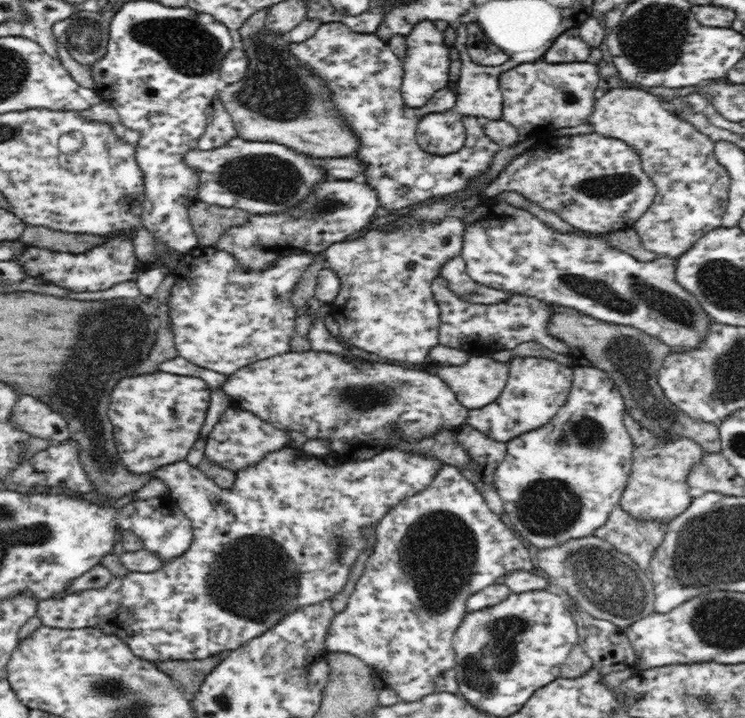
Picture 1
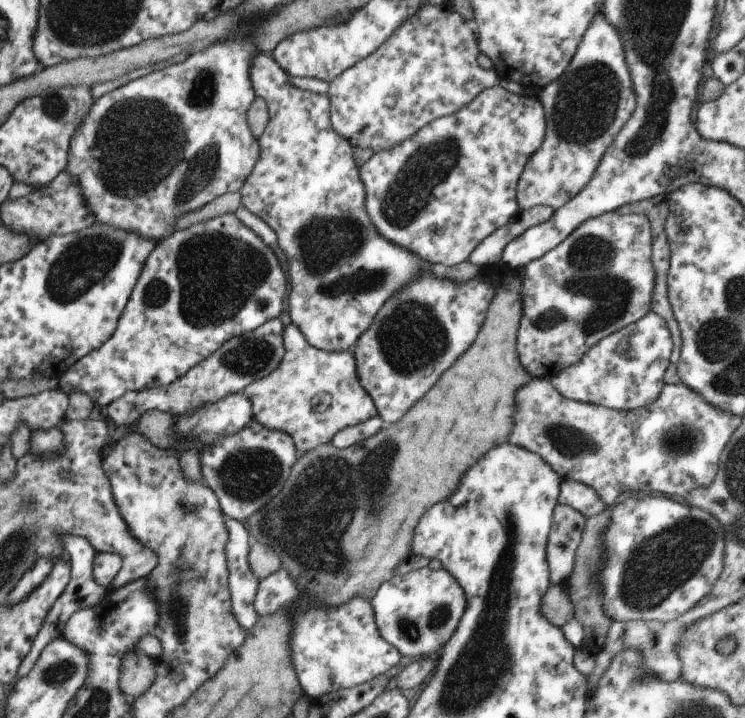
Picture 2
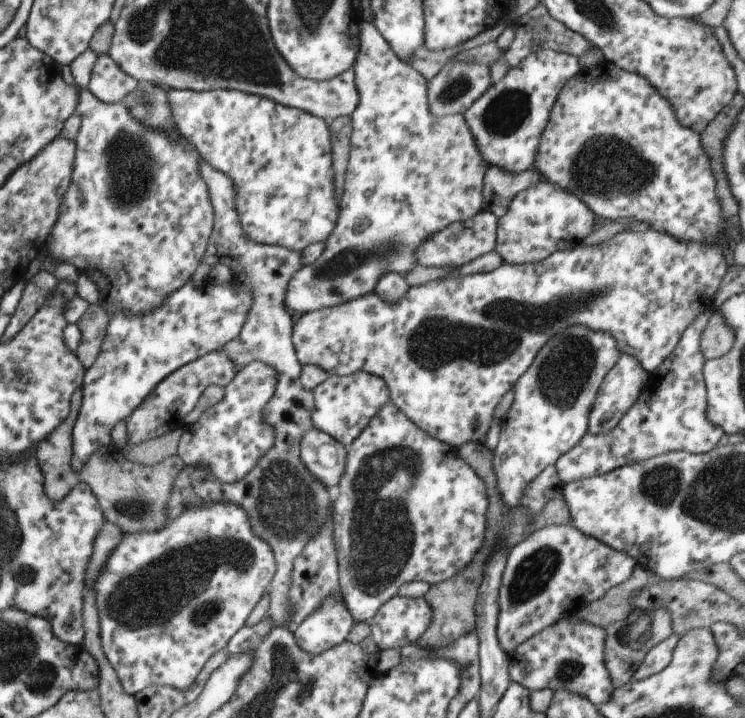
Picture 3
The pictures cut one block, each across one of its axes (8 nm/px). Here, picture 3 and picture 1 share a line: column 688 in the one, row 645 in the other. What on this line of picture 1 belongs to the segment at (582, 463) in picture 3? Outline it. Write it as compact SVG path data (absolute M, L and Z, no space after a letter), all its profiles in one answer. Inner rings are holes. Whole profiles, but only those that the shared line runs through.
M451 465L442 466L442 470L438 472L438 476L430 483L430 486L419 492L418 496L412 496L410 499L404 500L402 504L394 506L390 512L380 519L380 522L374 529L375 545L370 556L367 557L363 574L356 583L353 595L350 596L346 608L342 612L335 613L332 622L330 622L330 628L328 628L326 636L324 636L324 644L329 651L353 654L362 659L366 664L369 664L372 669L377 668L385 676L381 681L383 685L394 689L404 702L416 702L424 698L424 696L432 694L435 691L434 678L442 674L442 672L446 672L446 670L455 668L456 653L453 649L453 634L457 631L462 619L466 615L466 598L470 594L489 587L501 576L520 570L537 574L537 576L544 578L550 587L553 586L550 577L546 576L546 573L540 571L532 563L528 549L514 536L512 530L508 529L508 526L502 522L500 515L490 511L482 497L482 493L478 492L474 484L466 479L457 467Z

